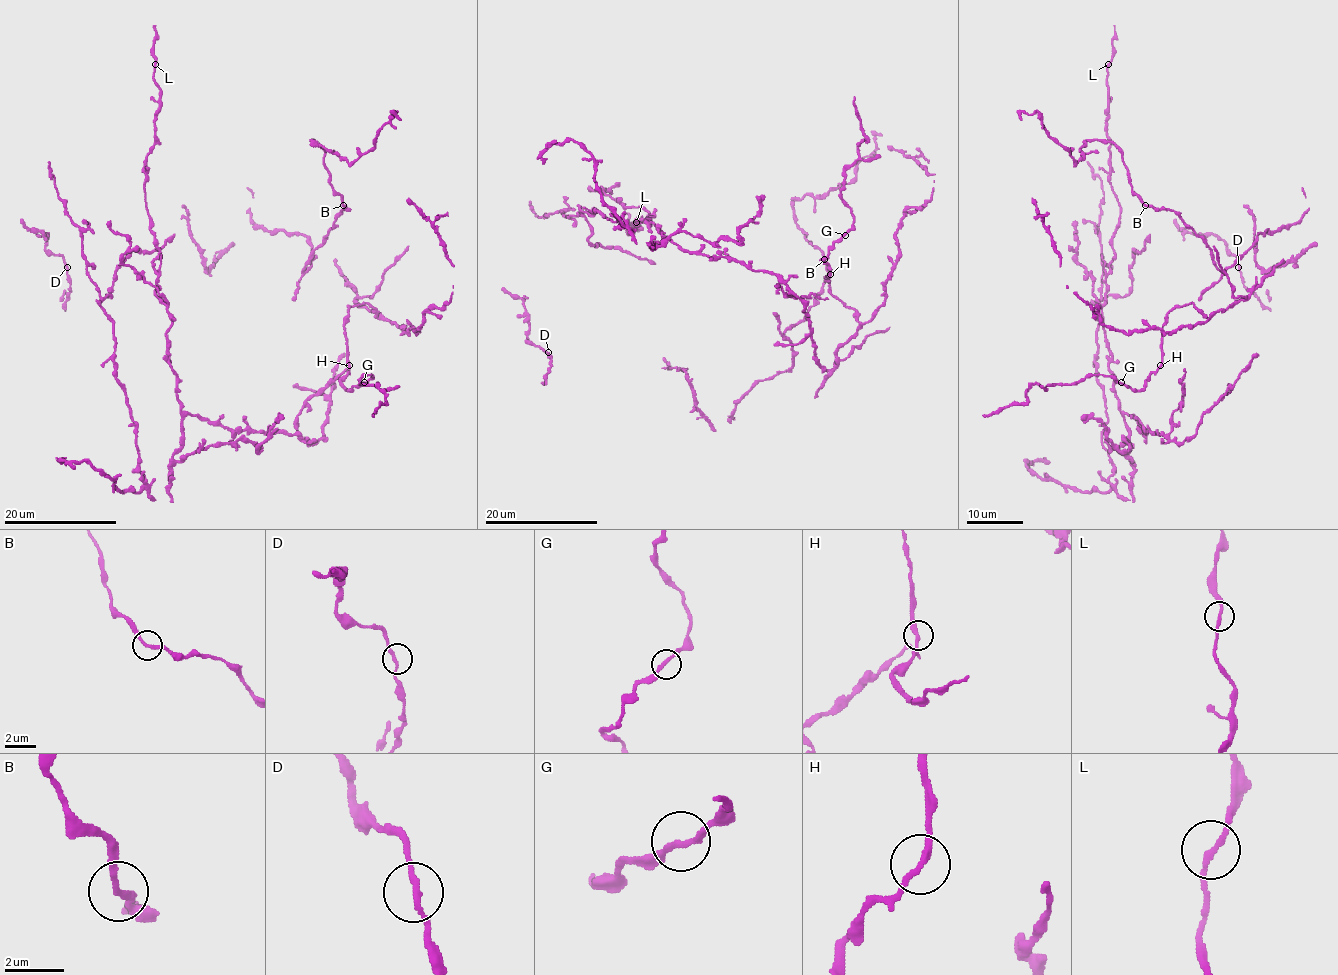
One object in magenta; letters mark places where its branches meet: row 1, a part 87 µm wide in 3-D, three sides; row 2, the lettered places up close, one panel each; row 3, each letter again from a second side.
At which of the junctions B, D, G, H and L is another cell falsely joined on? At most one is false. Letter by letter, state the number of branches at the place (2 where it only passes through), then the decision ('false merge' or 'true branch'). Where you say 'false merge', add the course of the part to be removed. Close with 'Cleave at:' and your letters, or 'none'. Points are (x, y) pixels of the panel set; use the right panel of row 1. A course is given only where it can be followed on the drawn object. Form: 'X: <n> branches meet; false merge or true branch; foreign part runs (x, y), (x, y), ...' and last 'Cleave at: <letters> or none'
B: 2 branches meet; true branch
D: 2 branches meet; true branch
G: 2 branches meet; true branch
H: 2 branches meet; true branch
L: 2 branches meet; true branch
Cleave at: none

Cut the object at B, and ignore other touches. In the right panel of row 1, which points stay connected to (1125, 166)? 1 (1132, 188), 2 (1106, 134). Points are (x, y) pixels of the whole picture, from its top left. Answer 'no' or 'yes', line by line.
1: yes
2: no

